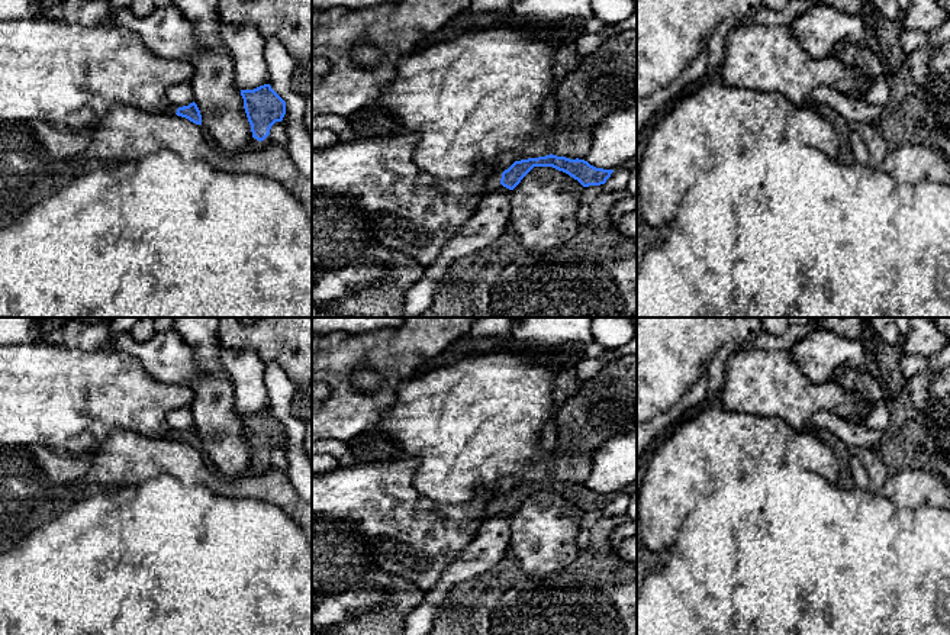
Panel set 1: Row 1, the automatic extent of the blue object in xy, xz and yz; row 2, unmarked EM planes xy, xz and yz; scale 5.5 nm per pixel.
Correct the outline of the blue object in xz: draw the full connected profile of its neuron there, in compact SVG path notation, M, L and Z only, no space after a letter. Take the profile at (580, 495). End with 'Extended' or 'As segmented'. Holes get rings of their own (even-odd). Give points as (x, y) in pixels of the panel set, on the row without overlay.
M550 478L545 481L515 486L508 494L495 496L487 503L483 519L486 520L496 516L511 519L511 516L534 491L553 491L573 502L583 512L605 509L614 497L614 494L596 493L585 484L570 484Z. Extended

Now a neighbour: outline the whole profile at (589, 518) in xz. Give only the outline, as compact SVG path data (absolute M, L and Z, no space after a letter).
M605 509L589 510L583 513L580 534L577 536L577 549L579 554L590 551L590 532L598 519L605 516Z

